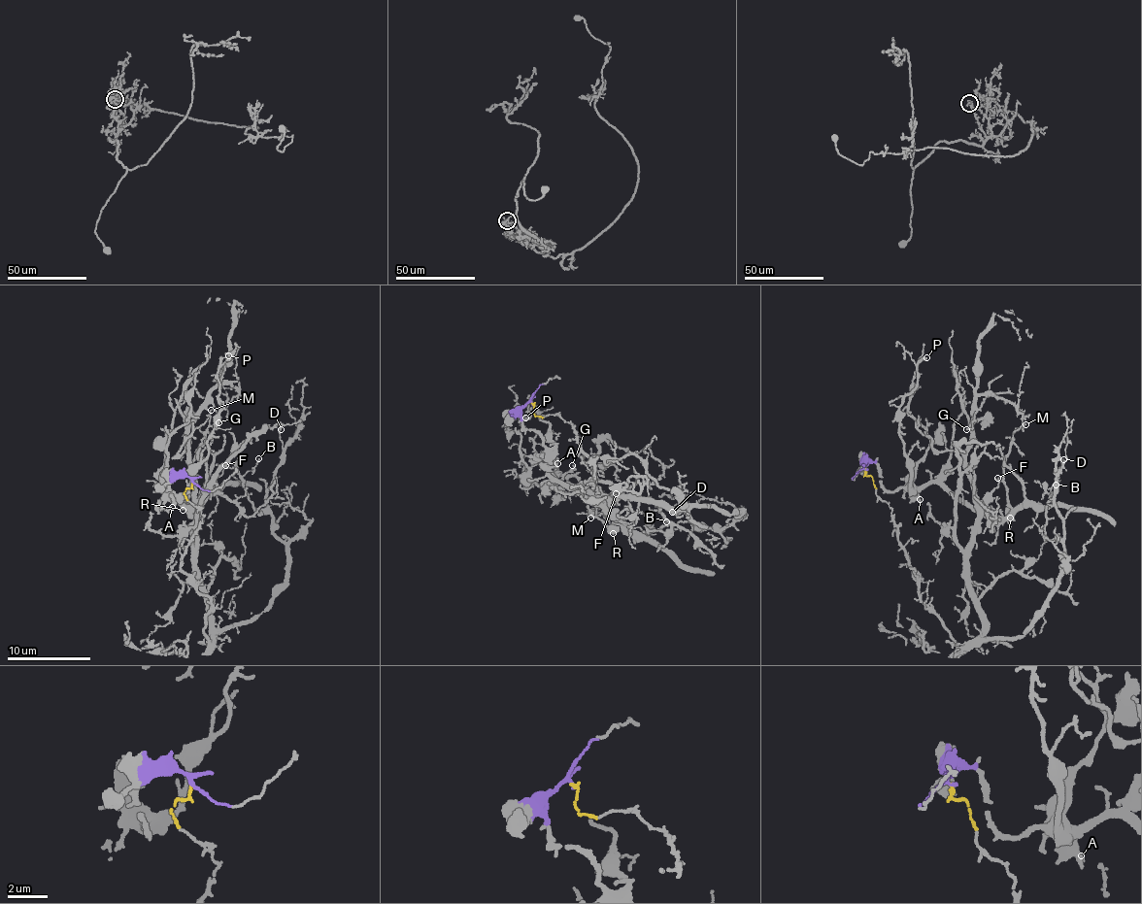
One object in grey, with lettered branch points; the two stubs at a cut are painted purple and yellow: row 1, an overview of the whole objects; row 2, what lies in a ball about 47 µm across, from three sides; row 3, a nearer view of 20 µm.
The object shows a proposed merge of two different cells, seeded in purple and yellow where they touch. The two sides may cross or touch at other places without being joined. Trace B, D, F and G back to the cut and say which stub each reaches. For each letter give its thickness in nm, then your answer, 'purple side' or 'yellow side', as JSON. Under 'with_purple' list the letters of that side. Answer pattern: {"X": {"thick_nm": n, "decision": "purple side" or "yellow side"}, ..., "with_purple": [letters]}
{"B": {"thick_nm": 100, "decision": "yellow side"}, "D": {"thick_nm": 150, "decision": "yellow side"}, "F": {"thick_nm": 90, "decision": "yellow side"}, "G": {"thick_nm": 110, "decision": "yellow side"}, "with_purple": []}

